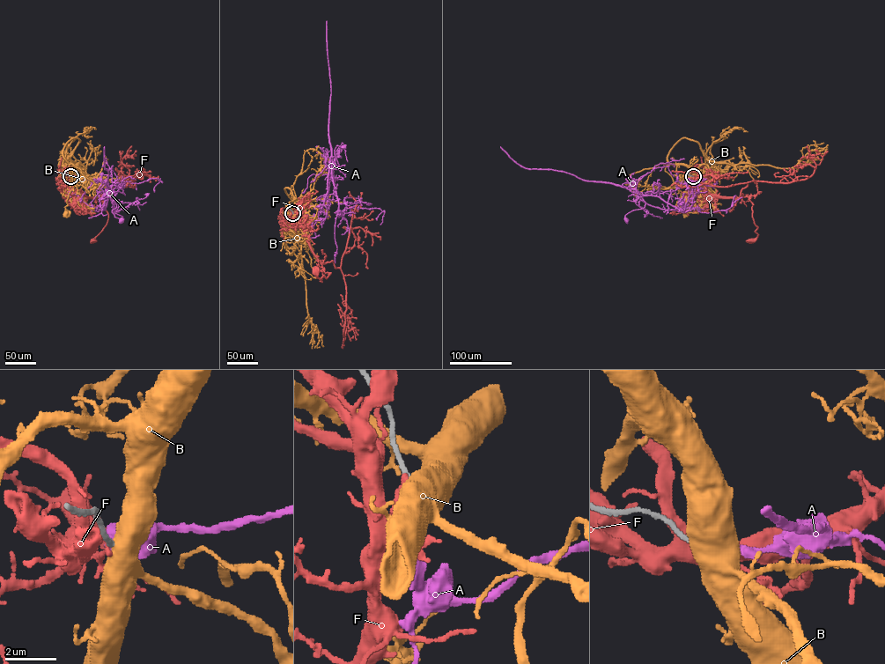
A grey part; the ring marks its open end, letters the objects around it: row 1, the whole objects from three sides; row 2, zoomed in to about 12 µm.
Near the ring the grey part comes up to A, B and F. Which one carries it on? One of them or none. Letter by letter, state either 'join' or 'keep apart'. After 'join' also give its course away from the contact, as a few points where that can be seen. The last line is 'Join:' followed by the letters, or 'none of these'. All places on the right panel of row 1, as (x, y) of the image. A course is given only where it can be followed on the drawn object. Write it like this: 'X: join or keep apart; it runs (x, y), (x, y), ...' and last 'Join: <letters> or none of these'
A: join; it runs (693, 176), (696, 182), (682, 207), (660, 209), (645, 202), (638, 194), (645, 207), (630, 212), (626, 219)
B: keep apart
F: keep apart
Join: A

